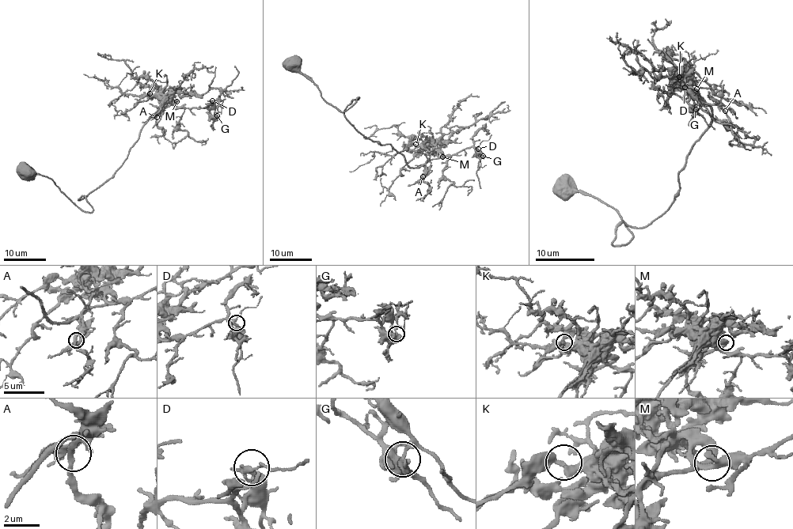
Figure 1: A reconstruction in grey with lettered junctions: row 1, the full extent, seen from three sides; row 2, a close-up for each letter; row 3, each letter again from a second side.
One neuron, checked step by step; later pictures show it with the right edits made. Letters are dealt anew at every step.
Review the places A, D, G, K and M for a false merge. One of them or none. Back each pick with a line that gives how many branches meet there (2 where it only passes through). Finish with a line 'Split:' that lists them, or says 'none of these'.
G: 2 branches meet
Split: G

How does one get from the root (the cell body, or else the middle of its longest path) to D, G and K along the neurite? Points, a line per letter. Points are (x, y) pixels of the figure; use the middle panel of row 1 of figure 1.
D: (289, 66), (342, 111), (358, 97), (344, 117), (364, 136), (389, 144), (411, 167), (478, 149)
G: (289, 66), (342, 111), (358, 97), (344, 117), (364, 136), (389, 144), (411, 167), (472, 146), (483, 156)
K: (289, 66), (342, 111), (358, 97), (344, 117), (419, 167), (430, 153), (415, 144)

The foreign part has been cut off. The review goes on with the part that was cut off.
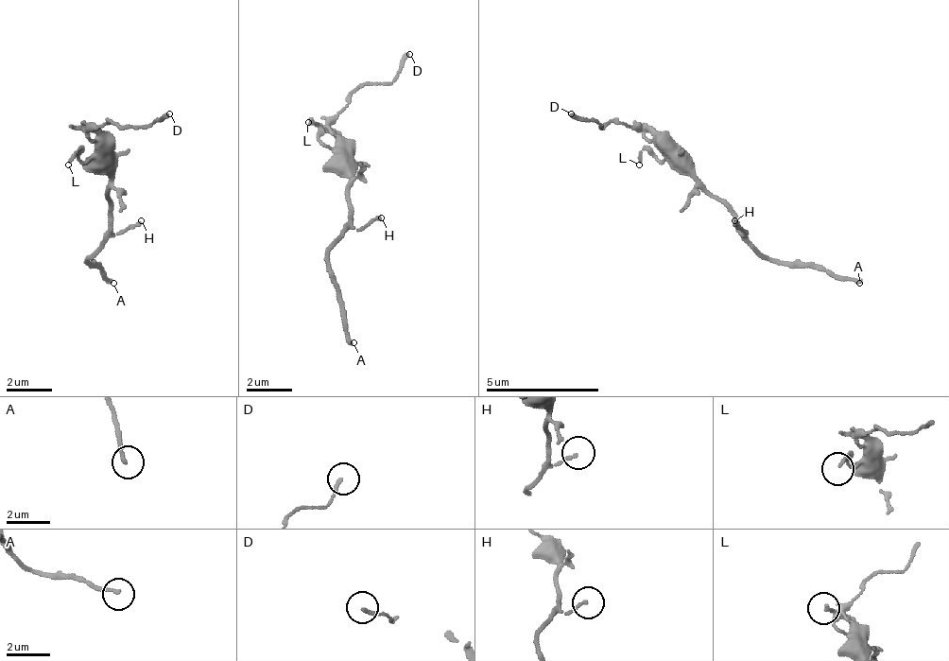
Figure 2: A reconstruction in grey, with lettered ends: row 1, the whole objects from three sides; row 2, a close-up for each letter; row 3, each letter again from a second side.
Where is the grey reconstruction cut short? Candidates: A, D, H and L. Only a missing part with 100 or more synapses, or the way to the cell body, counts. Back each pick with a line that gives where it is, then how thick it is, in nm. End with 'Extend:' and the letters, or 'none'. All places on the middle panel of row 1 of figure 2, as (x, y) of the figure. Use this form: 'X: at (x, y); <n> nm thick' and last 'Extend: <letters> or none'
A: at (353, 342); 160 nm thick
Extend: A

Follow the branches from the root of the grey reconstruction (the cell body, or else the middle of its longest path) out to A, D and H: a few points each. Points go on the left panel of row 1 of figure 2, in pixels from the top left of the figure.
A: (108, 193), (108, 237), (91, 254), (91, 260), (113, 283)
D: (108, 193), (108, 142), (96, 130), (102, 125), (146, 125), (152, 119), (163, 119), (169, 113)
H: (108, 193), (108, 220), (119, 232), (124, 232), (135, 220), (141, 220)

